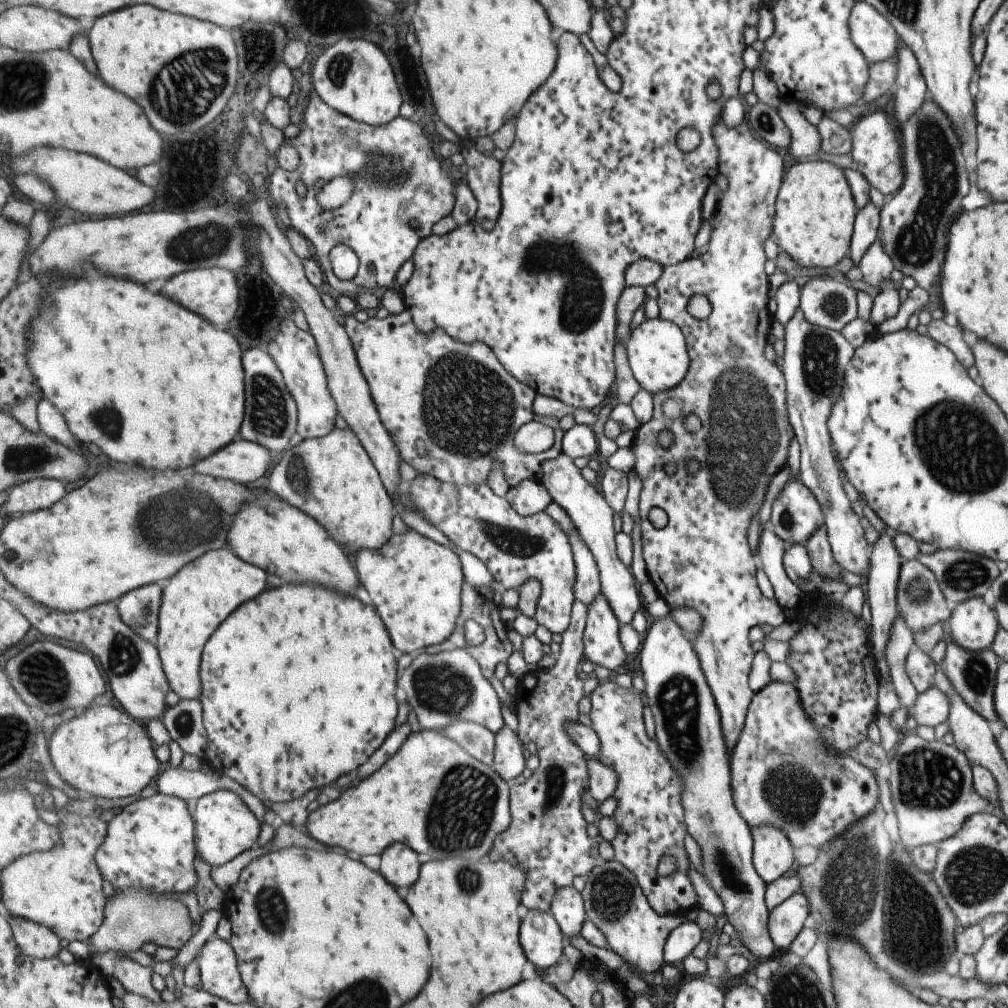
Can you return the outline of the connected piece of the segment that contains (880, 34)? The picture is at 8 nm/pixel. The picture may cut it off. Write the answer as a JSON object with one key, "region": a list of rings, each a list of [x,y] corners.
{"region":[[[863,1],[853,3],[847,19],[853,46],[868,64],[893,59],[899,38],[888,20]]]}

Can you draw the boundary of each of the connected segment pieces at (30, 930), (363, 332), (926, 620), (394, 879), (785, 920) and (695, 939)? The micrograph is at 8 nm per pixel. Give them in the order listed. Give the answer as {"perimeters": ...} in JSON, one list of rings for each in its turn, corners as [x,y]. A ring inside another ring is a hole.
{"perimeters":[[[[4,910],[10,925],[12,926],[17,944],[29,957],[51,958],[57,957],[61,948],[61,938],[50,928],[29,921],[23,917],[11,915],[9,910]]],[[[405,309],[399,314],[388,314],[384,319],[375,318],[370,316],[364,323],[359,322],[355,318],[354,314],[344,315],[345,317],[345,330],[349,333],[353,346],[356,349],[356,355],[360,361],[361,370],[364,372],[365,378],[370,384],[372,389],[373,400],[376,401],[377,410],[380,412],[381,420],[384,421],[384,425],[388,428],[388,431],[392,433],[393,440],[396,441],[396,446],[401,453],[403,460],[411,465],[419,473],[425,475],[433,475],[440,478],[442,481],[449,484],[460,485],[475,485],[485,484],[489,482],[489,476],[491,472],[497,468],[496,464],[499,463],[501,471],[506,474],[507,480],[511,487],[516,487],[518,484],[524,482],[524,480],[531,479],[542,482],[543,467],[542,464],[549,459],[557,458],[564,452],[564,436],[565,431],[561,430],[561,424],[559,419],[555,417],[542,417],[535,412],[534,402],[535,397],[538,395],[537,389],[531,388],[529,385],[523,384],[520,380],[517,380],[506,368],[502,362],[497,360],[496,352],[487,344],[483,342],[473,342],[473,344],[463,344],[459,340],[455,340],[446,330],[440,329],[430,333],[423,333],[422,330],[415,324],[411,313]],[[539,421],[540,423],[549,425],[556,434],[556,443],[553,448],[550,448],[544,453],[524,453],[521,452],[515,444],[515,437],[519,429],[527,423]],[[422,440],[424,446],[428,449],[426,456],[421,456],[419,450],[417,450],[417,442]]],[[[915,559],[900,564],[896,580],[895,604],[898,616],[902,618],[911,634],[925,632],[933,624],[941,621],[947,622],[950,617],[947,602],[939,590],[934,574]]],[[[395,842],[381,856],[383,856],[381,872],[391,884],[401,888],[411,886],[419,880],[421,860],[419,854],[409,846]]],[[[797,892],[771,909],[768,915],[768,932],[777,948],[788,948],[803,928],[807,913],[808,900]]],[[[689,921],[671,932],[666,944],[664,959],[666,964],[679,964],[683,962],[695,947],[703,940],[701,928],[695,921]]]]}

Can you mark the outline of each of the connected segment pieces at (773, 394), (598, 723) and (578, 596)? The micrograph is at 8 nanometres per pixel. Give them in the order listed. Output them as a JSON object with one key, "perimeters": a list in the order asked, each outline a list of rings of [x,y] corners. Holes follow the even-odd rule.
{"perimeters":[[[[719,119],[713,125],[712,135],[720,148],[720,172],[727,178],[728,188],[724,193],[718,191],[718,209],[712,224],[709,245],[683,263],[665,265],[661,278],[654,284],[659,292],[657,299],[660,317],[680,325],[687,337],[692,363],[688,375],[680,385],[653,395],[653,418],[637,428],[632,447],[637,455],[635,470],[644,482],[640,498],[640,523],[647,570],[671,610],[690,608],[698,610],[704,616],[704,627],[696,637],[694,646],[700,654],[705,676],[708,677],[709,686],[716,697],[728,757],[732,760],[748,707],[751,706],[752,696],[755,694],[748,684],[754,655],[747,642],[749,628],[762,624],[774,627],[784,622],[775,599],[763,598],[759,586],[755,586],[755,566],[751,560],[751,552],[747,550],[745,538],[747,518],[753,513],[757,514],[767,490],[767,480],[779,470],[779,466],[785,464],[787,442],[793,436],[793,431],[787,422],[788,416],[785,416],[786,408],[783,408],[783,404],[786,404],[784,375],[779,374],[779,370],[769,364],[769,360],[765,360],[765,356],[761,354],[769,330],[769,314],[765,308],[767,276],[763,272],[765,256],[761,244],[769,238],[769,232],[772,231],[776,194],[783,174],[783,160],[775,150],[761,146],[759,140],[753,140],[745,120],[729,128]],[[697,293],[707,296],[712,302],[711,316],[705,320],[691,316],[688,311],[689,300]],[[731,342],[741,347],[741,357],[737,360],[729,354]],[[749,366],[761,366],[761,376],[757,378],[755,374],[751,374]],[[691,413],[698,414],[703,421],[703,428],[695,434],[687,432],[684,423],[687,415]],[[664,430],[673,431],[676,438],[675,444],[669,450],[664,449],[659,442],[660,434]],[[689,458],[695,458],[700,463],[694,476],[689,476],[685,470]],[[667,462],[676,465],[676,471],[672,475],[667,474],[663,468]],[[655,506],[667,514],[668,523],[662,529],[655,528],[649,520],[649,512]]],[[[614,681],[601,683],[590,696],[592,709],[590,712],[590,726],[601,739],[601,750],[598,761],[613,769],[618,775],[618,785],[612,796],[618,802],[613,816],[620,825],[620,833],[611,843],[614,858],[624,864],[631,872],[636,874],[637,880],[646,892],[648,901],[661,916],[676,916],[685,914],[693,908],[699,910],[696,886],[690,877],[692,866],[685,850],[685,836],[690,834],[684,807],[684,782],[682,776],[669,760],[668,754],[662,750],[657,740],[647,734],[645,728],[645,702],[641,694],[634,692],[632,687],[623,687]],[[663,855],[673,855],[678,858],[679,870],[673,876],[664,877],[659,874],[658,866]]],[[[553,501],[547,506],[545,512],[553,516],[570,540],[571,548],[573,548],[573,560],[575,560],[575,574],[577,574],[575,586],[573,586],[575,600],[582,600],[589,606],[599,593],[603,593],[595,555],[580,535],[571,515],[559,503]]]]}

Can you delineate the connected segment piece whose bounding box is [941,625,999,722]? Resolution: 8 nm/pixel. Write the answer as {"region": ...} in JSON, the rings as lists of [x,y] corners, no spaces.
{"region":[[[947,625],[942,630],[942,640],[945,642],[945,654],[942,660],[942,672],[947,677],[953,690],[961,697],[961,700],[973,712],[976,712],[981,718],[995,722],[997,720],[992,705],[992,692],[995,682],[996,668],[999,660],[997,655],[986,648],[980,651],[970,651],[959,646],[948,633]]]}

